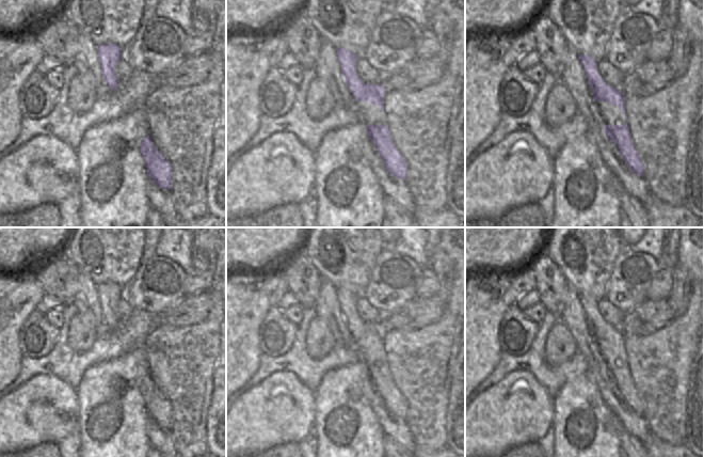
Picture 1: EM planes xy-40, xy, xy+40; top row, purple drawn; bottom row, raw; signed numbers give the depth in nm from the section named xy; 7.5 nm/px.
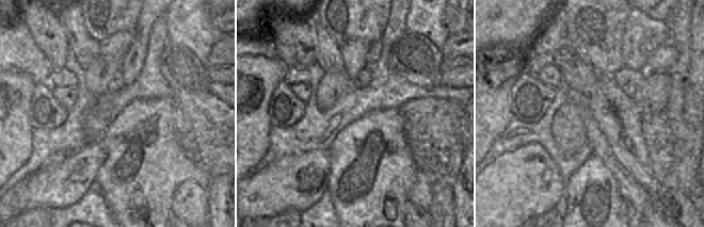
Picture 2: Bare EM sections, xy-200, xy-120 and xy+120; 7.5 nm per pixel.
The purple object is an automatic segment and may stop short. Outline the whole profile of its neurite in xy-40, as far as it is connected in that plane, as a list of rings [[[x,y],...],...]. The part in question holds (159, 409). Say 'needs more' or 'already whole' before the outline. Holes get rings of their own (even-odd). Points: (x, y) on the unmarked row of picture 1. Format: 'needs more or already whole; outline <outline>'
already whole; outline [[[150,375],[143,378],[141,393],[151,420],[159,426],[171,429],[173,425],[173,408],[166,396],[156,388]]]

